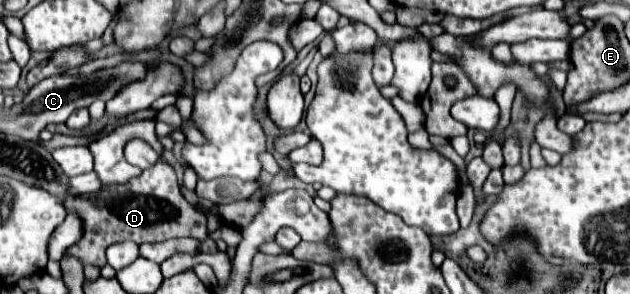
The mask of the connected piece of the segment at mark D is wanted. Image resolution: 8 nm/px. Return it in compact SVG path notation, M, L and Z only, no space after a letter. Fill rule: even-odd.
M158 161L156 165L146 169L138 179L134 179L134 183L130 183L130 187L106 191L106 195L102 195L102 199L96 199L94 203L86 203L84 199L80 199L80 195L66 195L66 207L70 207L70 203L78 203L78 211L86 215L86 235L82 235L82 239L64 255L72 255L82 265L104 267L106 247L126 239L140 245L192 237L200 241L200 253L218 253L214 239L206 231L206 215L202 215L202 211L192 207L182 197L174 169L164 161Z

